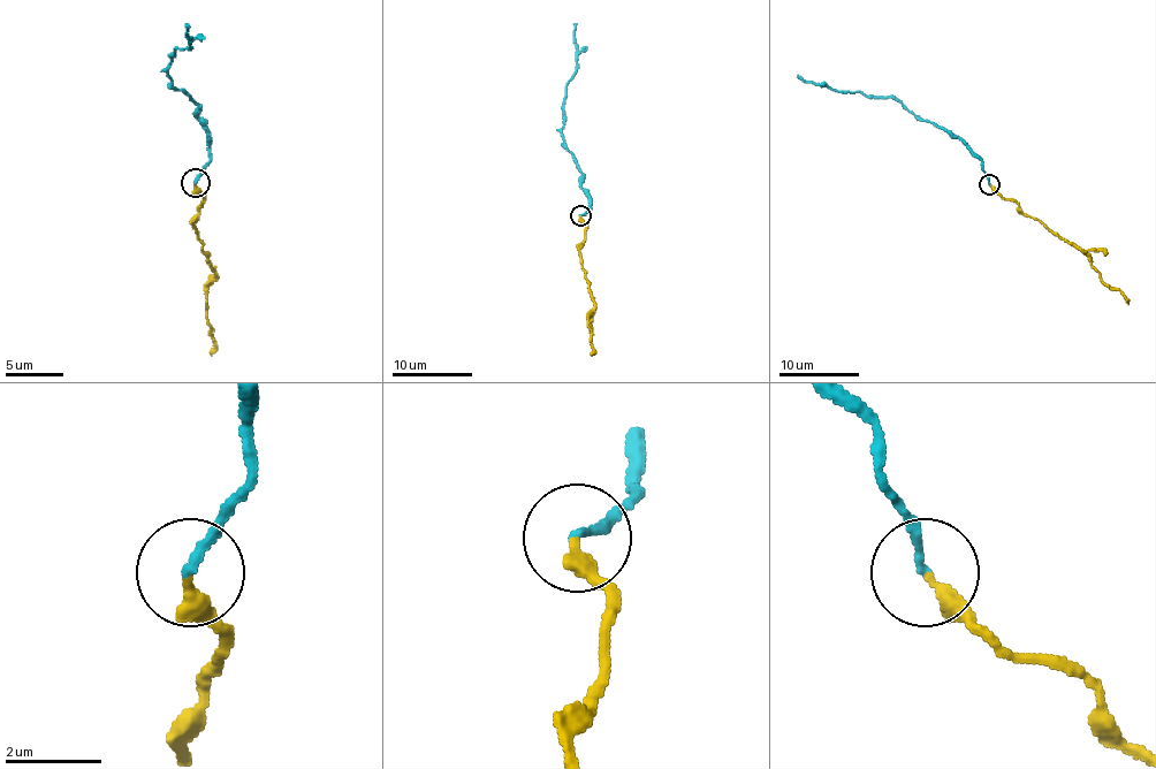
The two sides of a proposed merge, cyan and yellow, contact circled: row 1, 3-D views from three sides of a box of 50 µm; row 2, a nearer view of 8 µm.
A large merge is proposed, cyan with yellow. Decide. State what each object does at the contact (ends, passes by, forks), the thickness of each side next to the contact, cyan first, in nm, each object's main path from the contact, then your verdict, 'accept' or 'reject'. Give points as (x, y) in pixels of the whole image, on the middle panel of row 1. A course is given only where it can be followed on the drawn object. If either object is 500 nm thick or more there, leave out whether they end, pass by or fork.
cyan ends there; yellow ends there; 180 nm thick on the cyan side, 280 nm on the other; cyan runs (580, 215), (591, 197), (580, 188), (563, 123), (565, 88), (577, 58), (572, 24); yellow runs (580, 215), (585, 229), (579, 251), (580, 267), (595, 307), (588, 313), (591, 355); accept

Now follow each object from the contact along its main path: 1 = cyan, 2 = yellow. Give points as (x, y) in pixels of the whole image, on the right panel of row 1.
1: (989, 184), (981, 160), (961, 141), (918, 119), (897, 100), (831, 90), (806, 83), (798, 75)
2: (989, 184), (1003, 198), (1011, 198), (1025, 214), (1041, 220), (1081, 250), (1099, 278), (1120, 291), (1128, 304)

